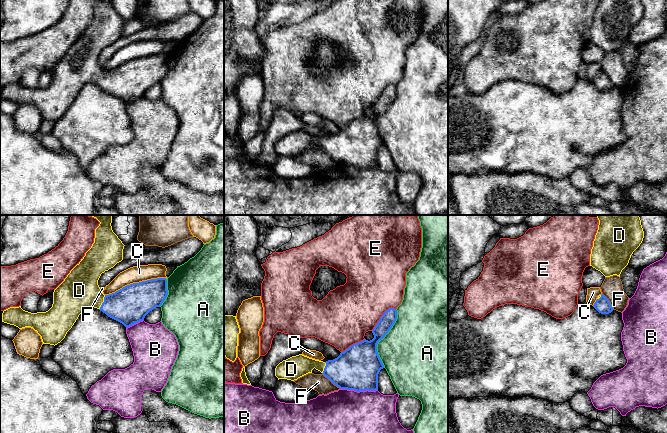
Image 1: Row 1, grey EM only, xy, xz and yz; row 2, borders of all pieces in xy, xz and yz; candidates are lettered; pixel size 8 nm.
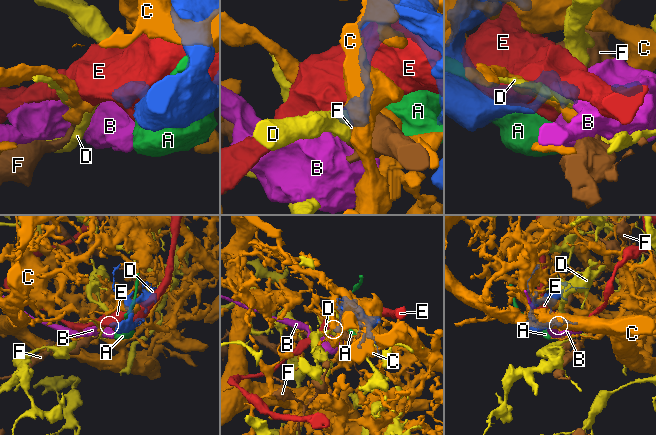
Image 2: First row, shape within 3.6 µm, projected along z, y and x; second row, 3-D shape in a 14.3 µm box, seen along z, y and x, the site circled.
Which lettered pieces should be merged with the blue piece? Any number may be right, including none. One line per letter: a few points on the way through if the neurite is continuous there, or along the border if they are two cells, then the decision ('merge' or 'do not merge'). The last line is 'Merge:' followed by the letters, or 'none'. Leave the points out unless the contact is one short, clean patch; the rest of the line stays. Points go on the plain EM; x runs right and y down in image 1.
A: do not merge
B: do not merge
C: do not merge
D: across xy (129, 81), (111, 81), (103, 78), (79, 66) | merge
E: do not merge
F: do not merge
Merge: D

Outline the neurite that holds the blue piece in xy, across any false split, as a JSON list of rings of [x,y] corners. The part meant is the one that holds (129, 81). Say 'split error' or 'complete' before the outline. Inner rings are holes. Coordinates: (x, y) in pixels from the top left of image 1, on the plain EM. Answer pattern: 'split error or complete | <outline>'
split error | [[[99,0],[95,5],[94,19],[91,24],[54,66],[52,83],[46,88],[37,89],[25,87],[21,82],[10,83],[3,87],[2,98],[14,101],[19,105],[31,103],[41,112],[43,120],[55,122],[65,114],[79,91],[88,83],[99,85],[108,93],[122,99],[126,104],[143,97],[150,87],[160,83],[165,77],[168,71],[166,54],[133,59],[109,71],[104,71],[98,61],[101,50],[123,36],[124,22],[113,8],[111,0]]]

